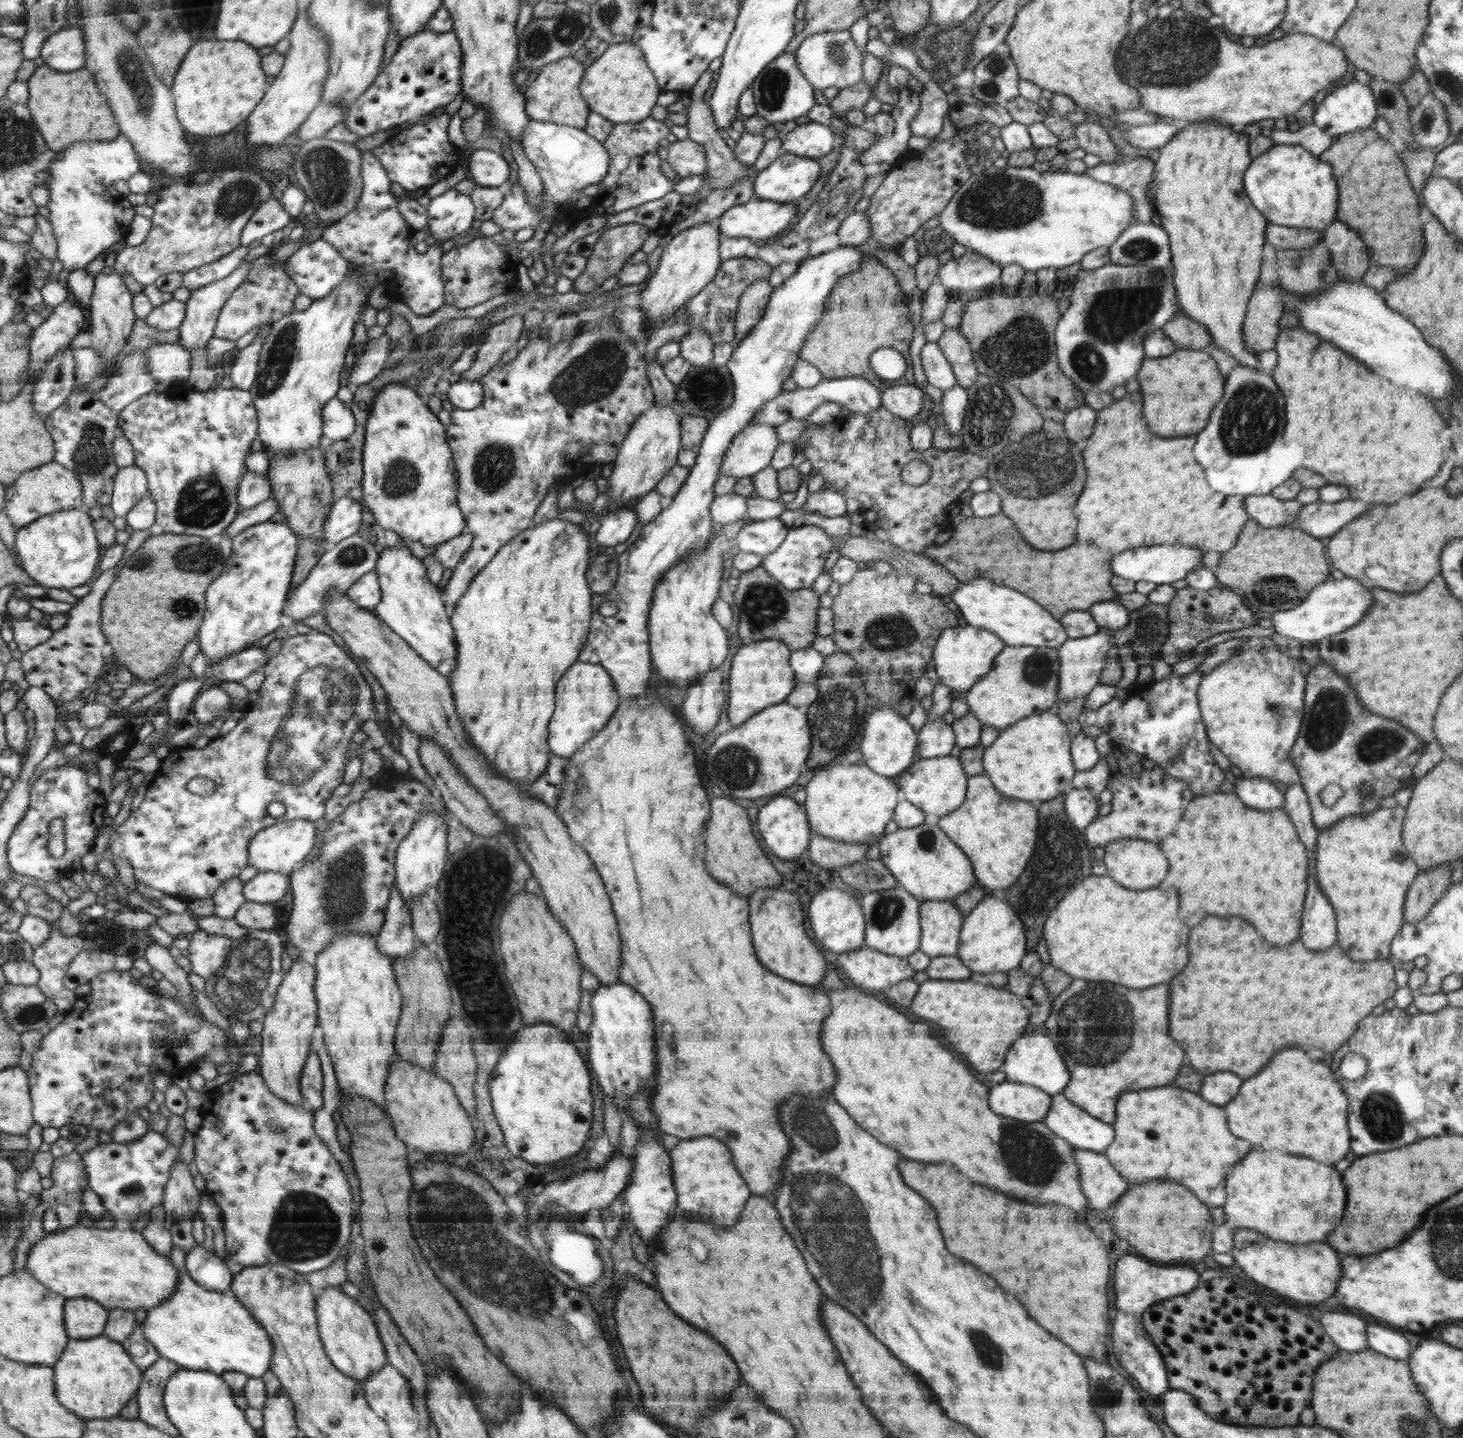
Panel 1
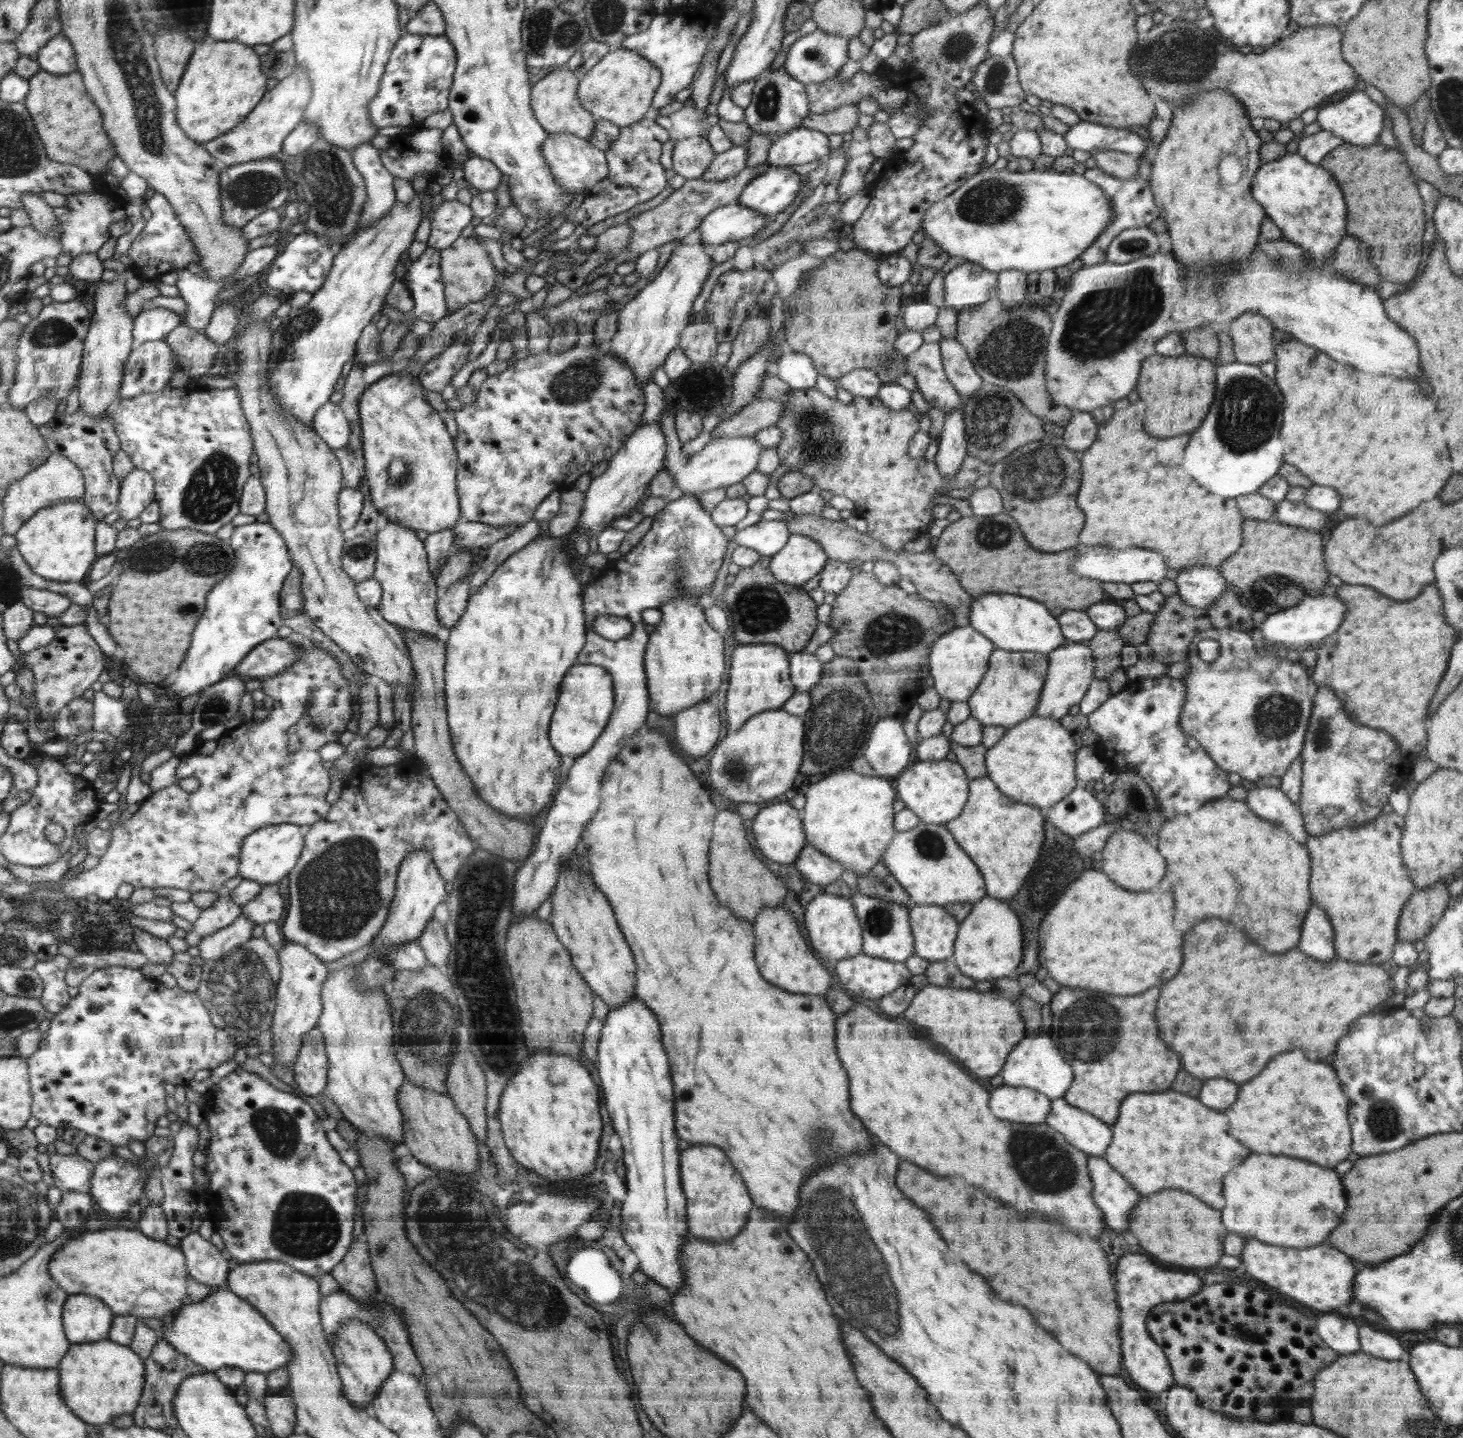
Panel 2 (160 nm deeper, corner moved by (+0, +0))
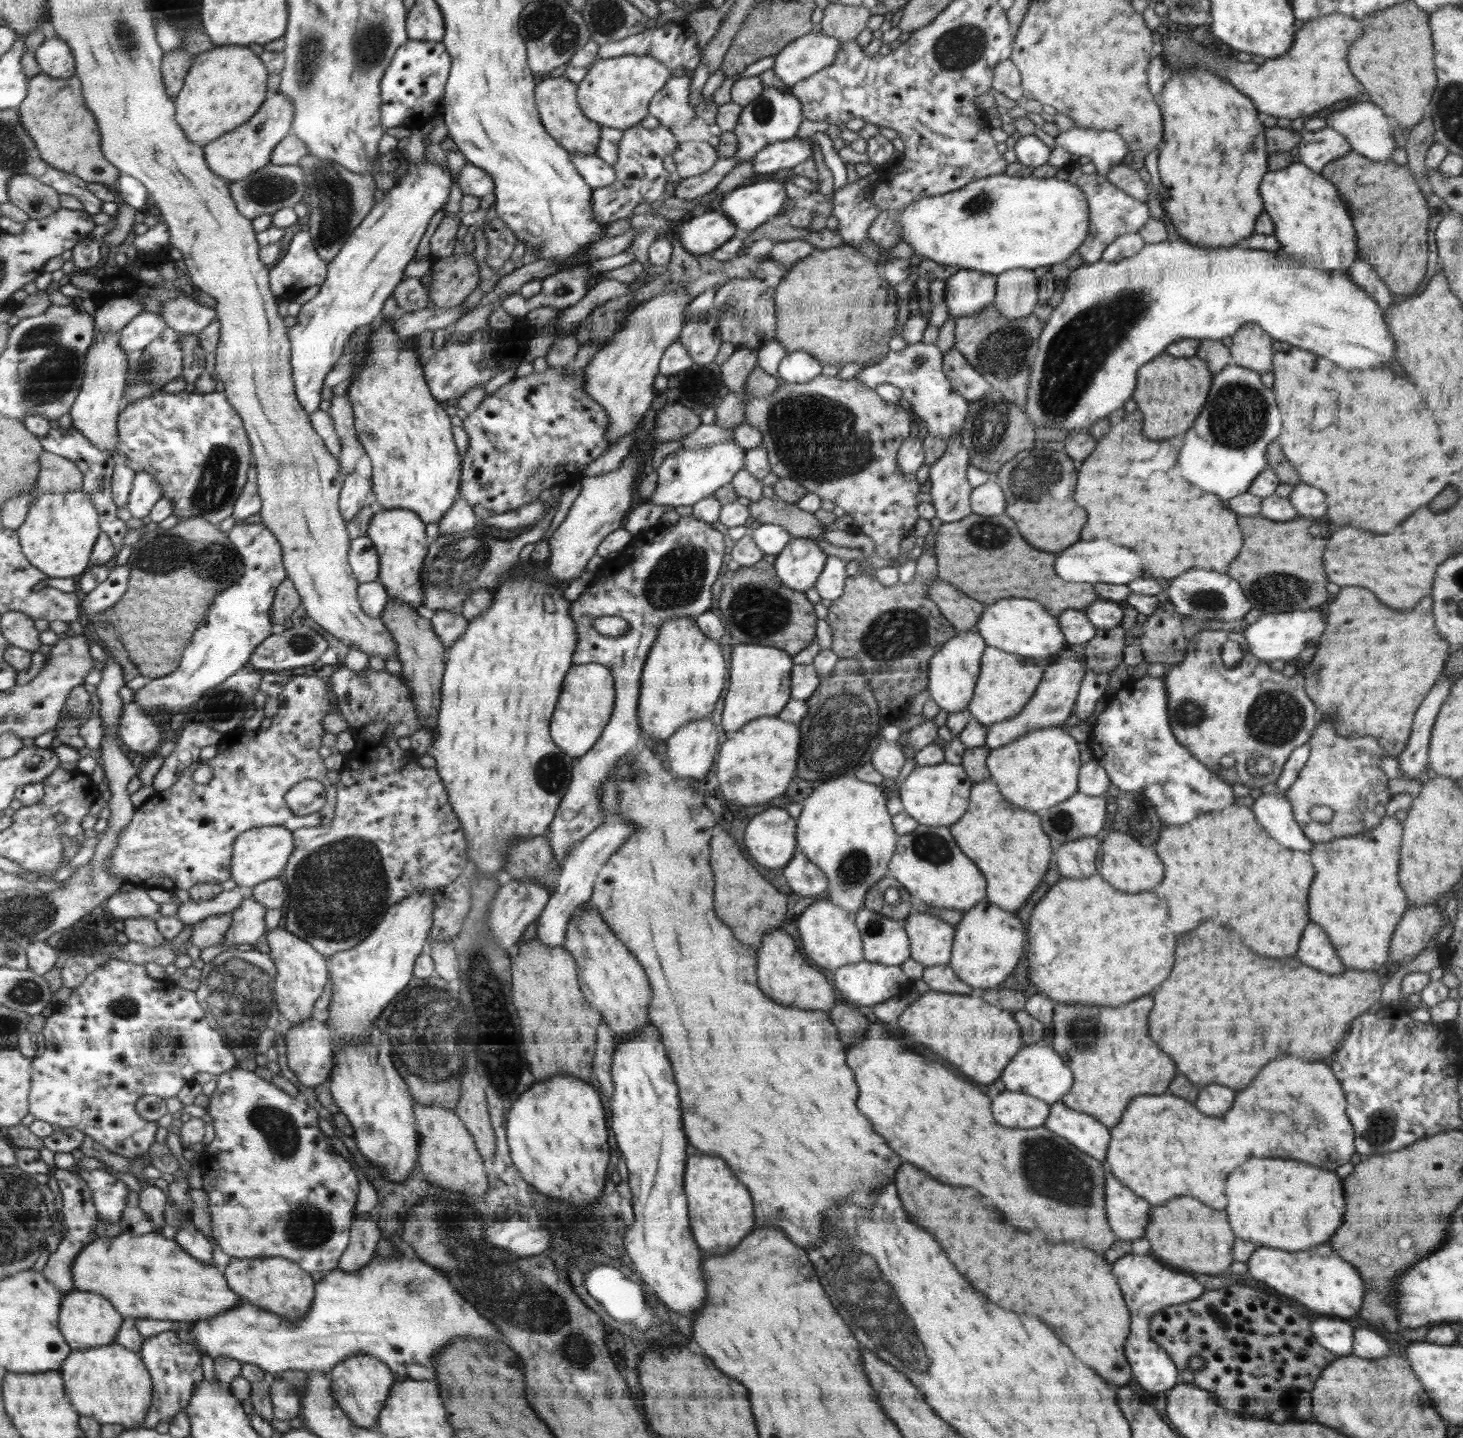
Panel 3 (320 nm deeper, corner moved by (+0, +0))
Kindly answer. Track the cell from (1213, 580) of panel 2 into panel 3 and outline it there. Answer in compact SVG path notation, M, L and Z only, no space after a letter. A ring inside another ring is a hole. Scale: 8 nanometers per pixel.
M1188 570L1186 574L1173 578L1170 586L1164 590L1169 602L1174 605L1176 613L1198 621L1220 620L1234 621L1242 618L1250 610L1250 602L1244 598L1242 588L1236 580L1226 574L1218 574L1214 570Z

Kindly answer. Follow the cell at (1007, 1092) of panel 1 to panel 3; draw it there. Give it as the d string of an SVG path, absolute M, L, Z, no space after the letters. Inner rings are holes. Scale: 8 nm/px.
M1003 1091L992 1100L996 1122L1008 1128L1042 1127L1050 1114L1050 1104L1022 1092Z

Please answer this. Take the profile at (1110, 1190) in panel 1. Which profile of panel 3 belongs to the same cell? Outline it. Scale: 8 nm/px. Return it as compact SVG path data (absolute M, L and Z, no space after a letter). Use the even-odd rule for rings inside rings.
M1106 1173L1106 1210L1108 1210L1108 1224L1118 1239L1136 1240L1144 1236L1148 1224L1150 1204L1128 1188L1124 1188L1114 1175Z

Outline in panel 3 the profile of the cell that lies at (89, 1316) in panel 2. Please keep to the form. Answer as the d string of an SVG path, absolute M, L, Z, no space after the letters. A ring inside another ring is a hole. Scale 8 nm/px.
M74 1290L67 1293L59 1312L60 1330L71 1346L71 1351L82 1351L115 1343L123 1324L123 1314L115 1309L115 1305L100 1293L92 1291Z

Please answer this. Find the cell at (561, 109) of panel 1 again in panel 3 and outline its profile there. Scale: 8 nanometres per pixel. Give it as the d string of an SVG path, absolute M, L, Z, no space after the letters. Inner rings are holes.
M542 77L536 89L536 106L539 107L540 119L544 126L548 126L551 138L560 138L564 146L568 146L568 153L572 155L596 155L600 139L600 124L588 119L583 114L578 102L578 85L566 77Z

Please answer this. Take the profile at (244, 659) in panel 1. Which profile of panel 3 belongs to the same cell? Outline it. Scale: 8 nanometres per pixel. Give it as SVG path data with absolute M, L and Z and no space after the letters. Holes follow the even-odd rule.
M300 624L264 640L252 654L249 668L289 673L302 666L318 667L328 650L328 641L322 634Z

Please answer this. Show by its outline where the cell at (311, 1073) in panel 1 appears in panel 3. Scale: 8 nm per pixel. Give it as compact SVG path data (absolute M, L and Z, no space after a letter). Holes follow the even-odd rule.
M312 1017L300 1025L284 1028L284 1033L288 1067L298 1078L298 1081L310 1089L326 1084L335 1066L333 1034L330 1027Z

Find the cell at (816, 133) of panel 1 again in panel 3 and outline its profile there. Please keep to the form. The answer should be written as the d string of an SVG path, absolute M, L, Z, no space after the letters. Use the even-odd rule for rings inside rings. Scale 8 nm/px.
M796 138L777 141L760 150L752 161L755 176L770 175L786 168L794 169L800 162L810 160L812 144L807 139Z

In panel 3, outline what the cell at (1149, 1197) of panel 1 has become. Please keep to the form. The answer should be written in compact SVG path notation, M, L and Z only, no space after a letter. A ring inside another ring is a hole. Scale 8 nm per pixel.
M1172 1198L1164 1206L1156 1206L1150 1212L1150 1224L1146 1228L1146 1240L1150 1240L1152 1250L1168 1260L1172 1266L1178 1266L1178 1269L1184 1268L1186 1272L1200 1272L1200 1274L1220 1274L1230 1270L1230 1265L1235 1260L1233 1258L1232 1246L1234 1246L1234 1234L1228 1226L1228 1218L1224 1210L1212 1210L1204 1206L1196 1198Z

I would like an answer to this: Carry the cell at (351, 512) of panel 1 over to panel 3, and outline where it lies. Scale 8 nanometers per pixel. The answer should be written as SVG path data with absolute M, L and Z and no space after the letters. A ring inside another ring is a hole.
M350 473L343 481L342 492L339 494L339 510L345 520L352 520L366 504L366 496L371 490L371 479Z

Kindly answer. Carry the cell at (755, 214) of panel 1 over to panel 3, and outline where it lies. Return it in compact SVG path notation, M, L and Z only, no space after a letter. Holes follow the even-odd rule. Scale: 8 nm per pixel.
M707 210L684 220L676 237L690 255L712 253L730 238L738 236L731 218Z

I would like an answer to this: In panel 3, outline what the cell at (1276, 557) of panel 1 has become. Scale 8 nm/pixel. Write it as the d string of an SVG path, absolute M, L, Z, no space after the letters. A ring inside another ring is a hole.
M1260 514L1239 515L1237 523L1244 546L1230 564L1228 576L1242 584L1244 596L1250 600L1252 608L1258 608L1266 615L1290 613L1318 608L1330 598L1322 554L1332 530L1324 518L1298 517L1291 521L1273 521Z

